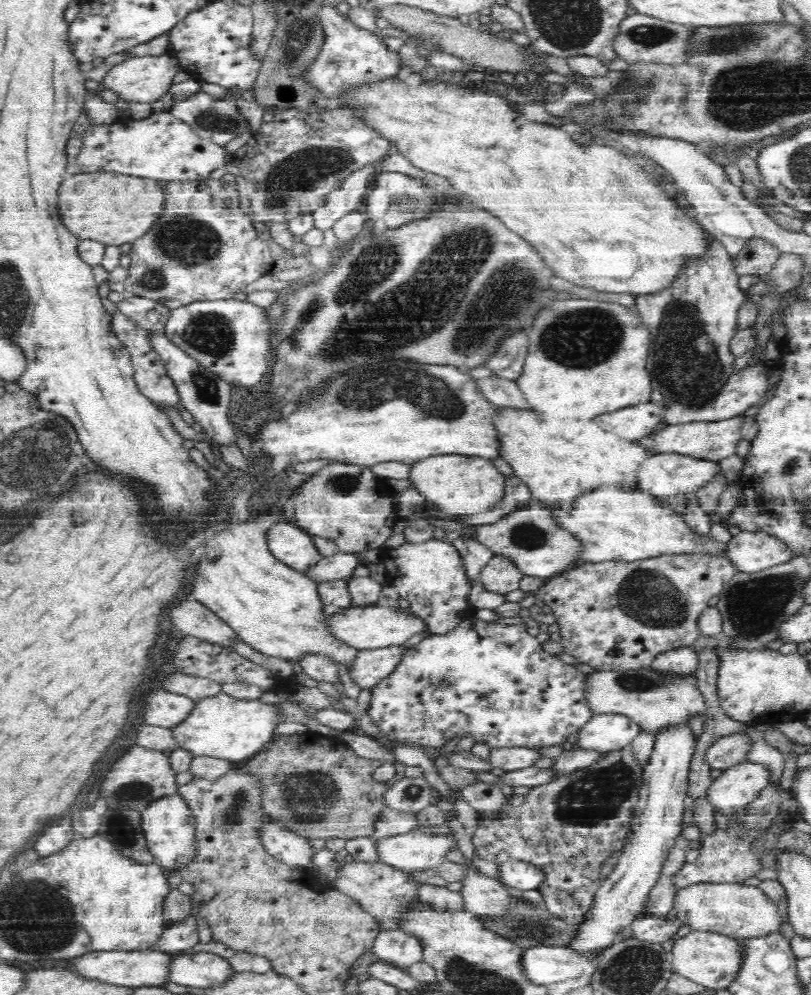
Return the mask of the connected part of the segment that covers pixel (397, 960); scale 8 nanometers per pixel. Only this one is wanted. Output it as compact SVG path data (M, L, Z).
M402 929L382 930L370 950L378 961L408 968L424 961L424 939Z

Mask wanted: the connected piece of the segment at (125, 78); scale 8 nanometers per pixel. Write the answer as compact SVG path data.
M152 54L128 56L119 64L114 64L104 74L101 83L105 89L113 90L122 100L151 103L159 100L162 95L169 91L174 74L181 69L179 61L170 54L162 56Z

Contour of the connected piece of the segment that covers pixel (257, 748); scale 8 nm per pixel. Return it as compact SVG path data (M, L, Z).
M224 692L197 702L196 709L178 727L174 728L174 735L178 737L179 748L192 750L196 756L212 756L234 761L237 765L259 754L277 736L278 726L286 720L284 706L276 702L264 702L262 698L256 700L240 700Z

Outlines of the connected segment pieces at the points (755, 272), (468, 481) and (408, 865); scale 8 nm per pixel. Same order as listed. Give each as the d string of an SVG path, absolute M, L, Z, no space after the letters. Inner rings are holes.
M750 239L739 253L734 256L736 273L742 276L758 276L768 274L777 262L779 250L765 239Z
M443 454L420 460L412 465L410 484L432 500L443 516L480 514L492 510L507 493L509 478L502 474L492 459L480 455Z
M426 829L380 837L373 843L378 861L407 872L441 865L446 852L456 848L453 840Z

